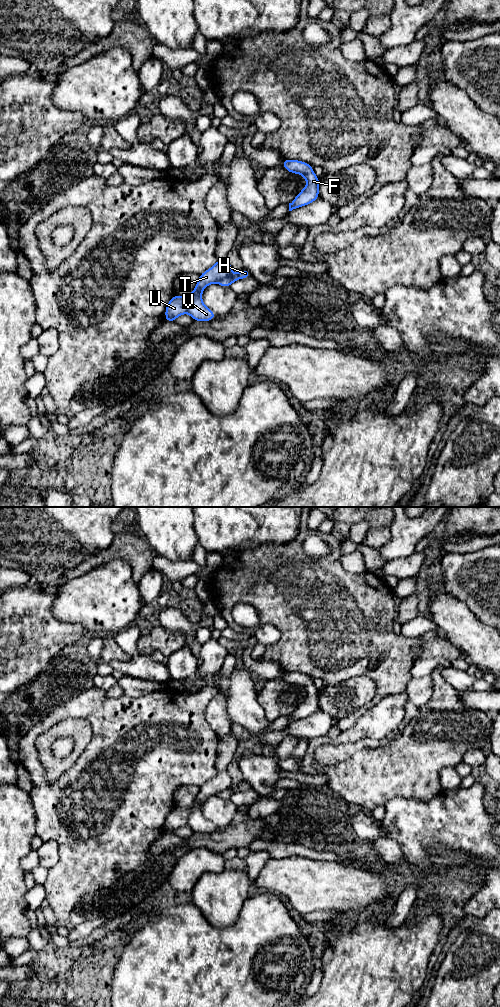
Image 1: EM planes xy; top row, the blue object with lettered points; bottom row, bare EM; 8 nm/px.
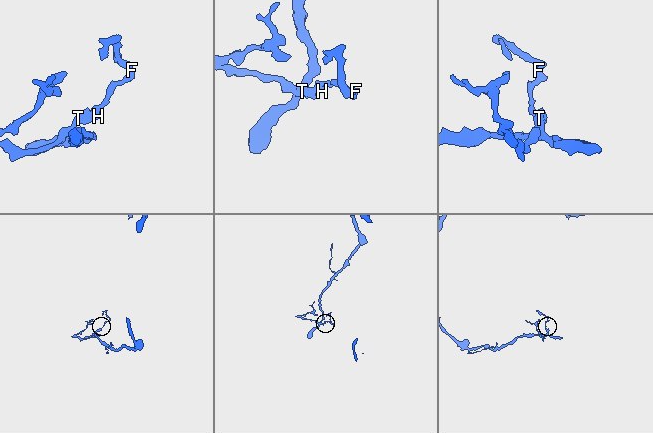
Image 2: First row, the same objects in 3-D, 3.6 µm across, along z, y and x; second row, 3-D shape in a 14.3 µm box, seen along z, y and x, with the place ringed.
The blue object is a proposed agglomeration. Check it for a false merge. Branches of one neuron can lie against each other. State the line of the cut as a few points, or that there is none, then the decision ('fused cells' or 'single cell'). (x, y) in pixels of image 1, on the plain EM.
xy (203, 800), (193, 809), (186, 823) | fused cells

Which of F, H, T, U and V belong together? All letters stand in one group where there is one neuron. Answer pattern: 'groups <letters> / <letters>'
groups F T U / H V

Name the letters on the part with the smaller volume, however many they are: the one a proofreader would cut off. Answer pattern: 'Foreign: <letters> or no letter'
Foreign: F, T, U

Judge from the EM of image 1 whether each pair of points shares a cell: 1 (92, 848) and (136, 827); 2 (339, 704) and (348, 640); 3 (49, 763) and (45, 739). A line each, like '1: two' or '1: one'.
1: one
2: two
3: one

